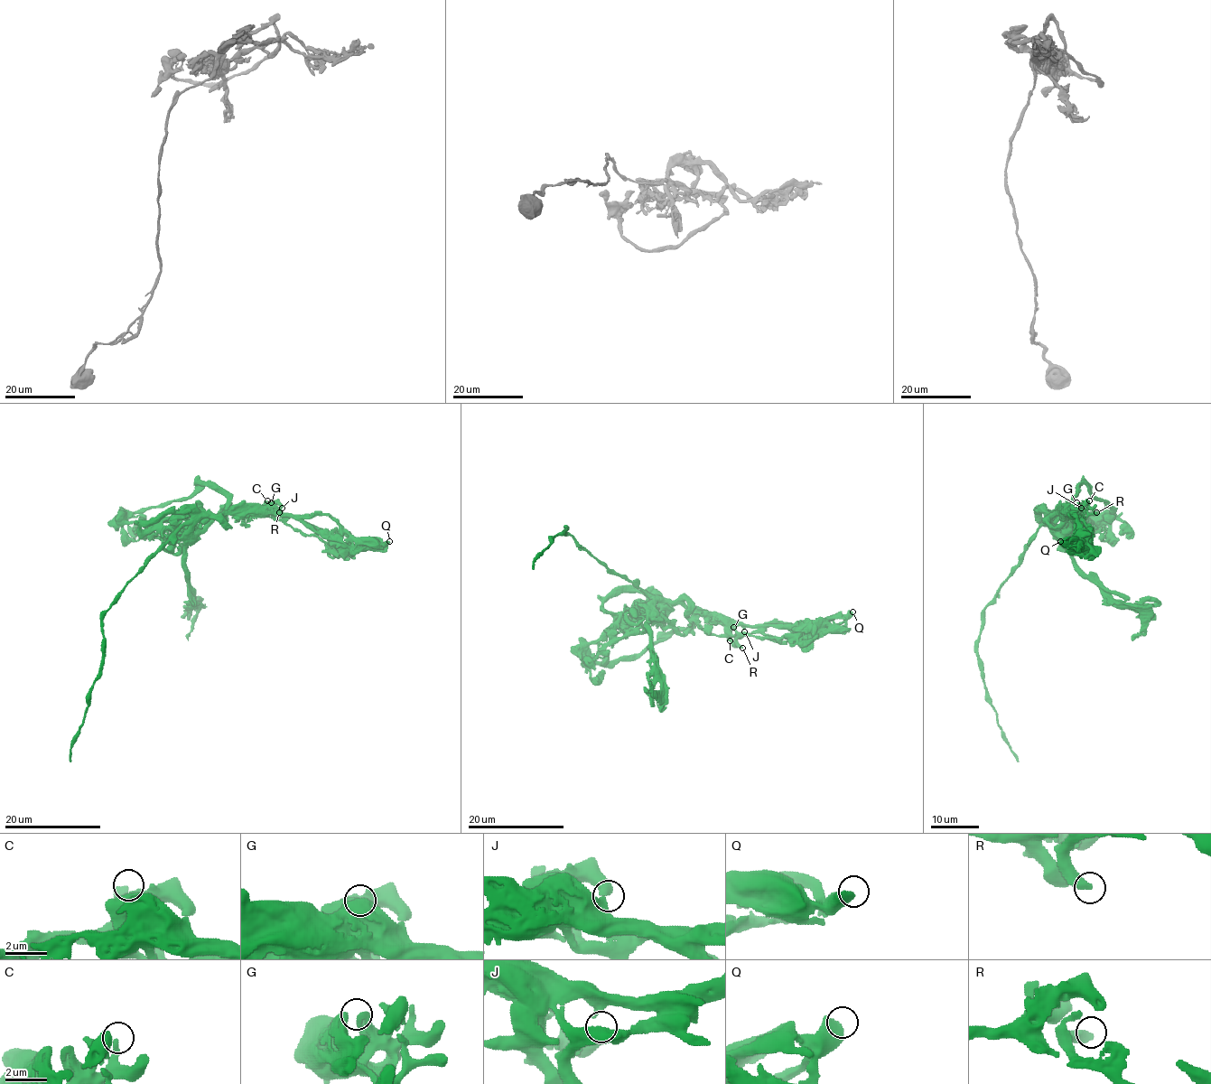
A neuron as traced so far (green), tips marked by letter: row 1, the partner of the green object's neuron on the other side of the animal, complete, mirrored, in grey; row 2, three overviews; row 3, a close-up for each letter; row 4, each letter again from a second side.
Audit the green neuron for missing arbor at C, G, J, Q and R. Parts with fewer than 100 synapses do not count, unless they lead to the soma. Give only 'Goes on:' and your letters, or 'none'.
Goes on: none

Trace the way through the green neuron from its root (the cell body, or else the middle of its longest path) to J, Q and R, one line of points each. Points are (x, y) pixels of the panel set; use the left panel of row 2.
J: (162, 548), (183, 526), (202, 517), (264, 513), (275, 504), (282, 508)
Q: (162, 548), (183, 526), (223, 515), (294, 516), (349, 546), (389, 541)
R: (162, 548), (183, 526), (202, 517), (223, 515), (272, 517), (279, 512)

